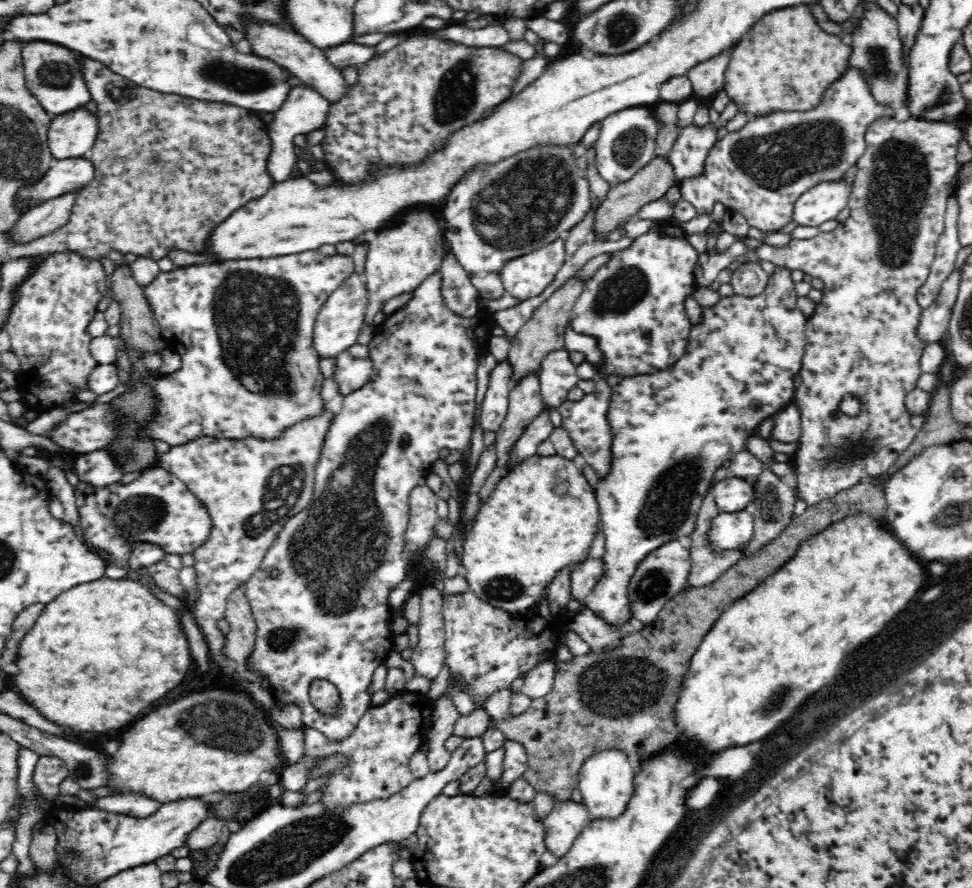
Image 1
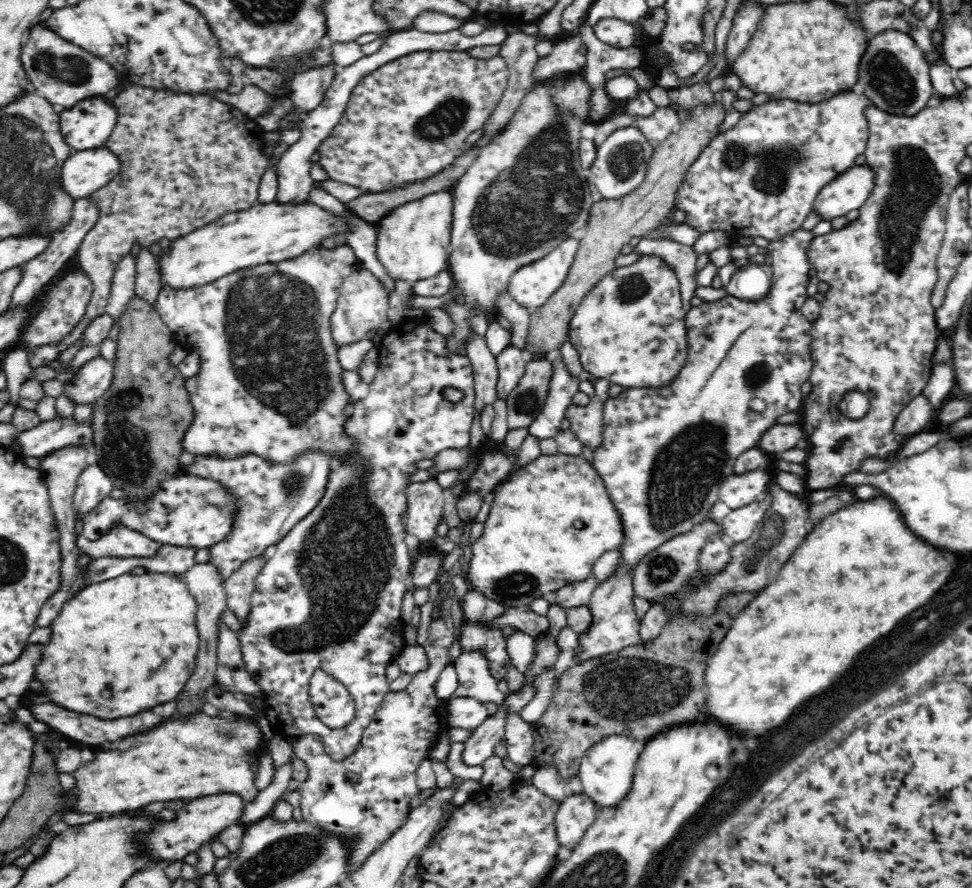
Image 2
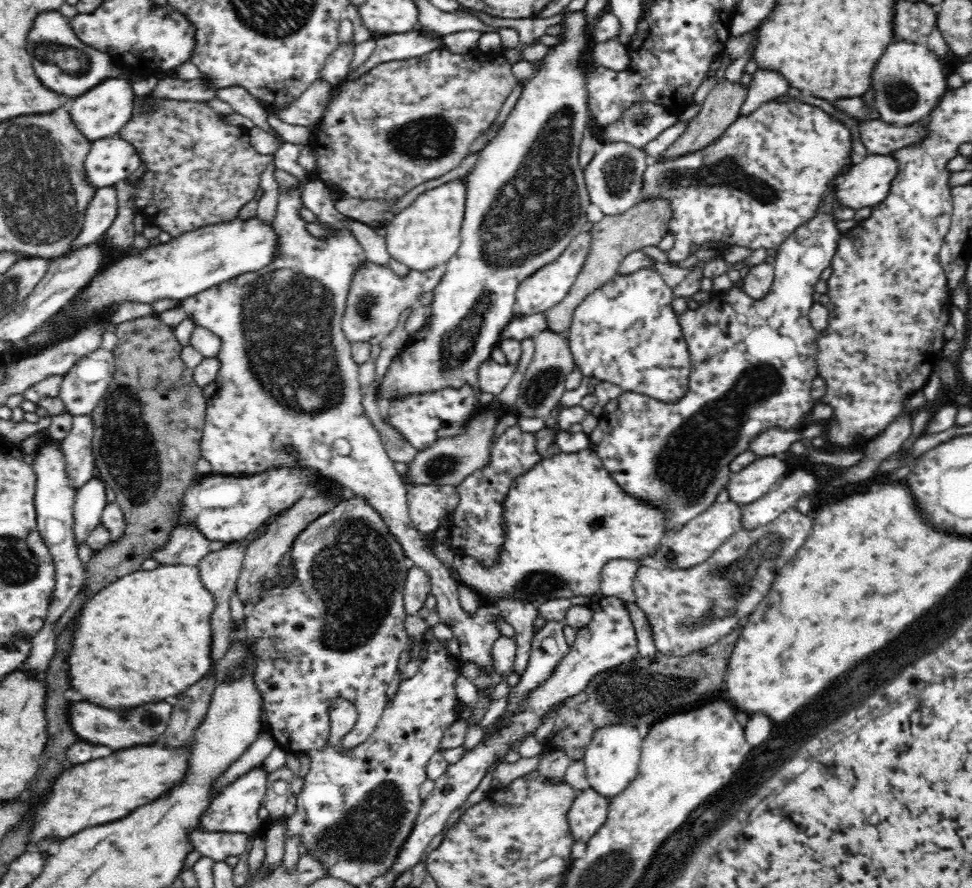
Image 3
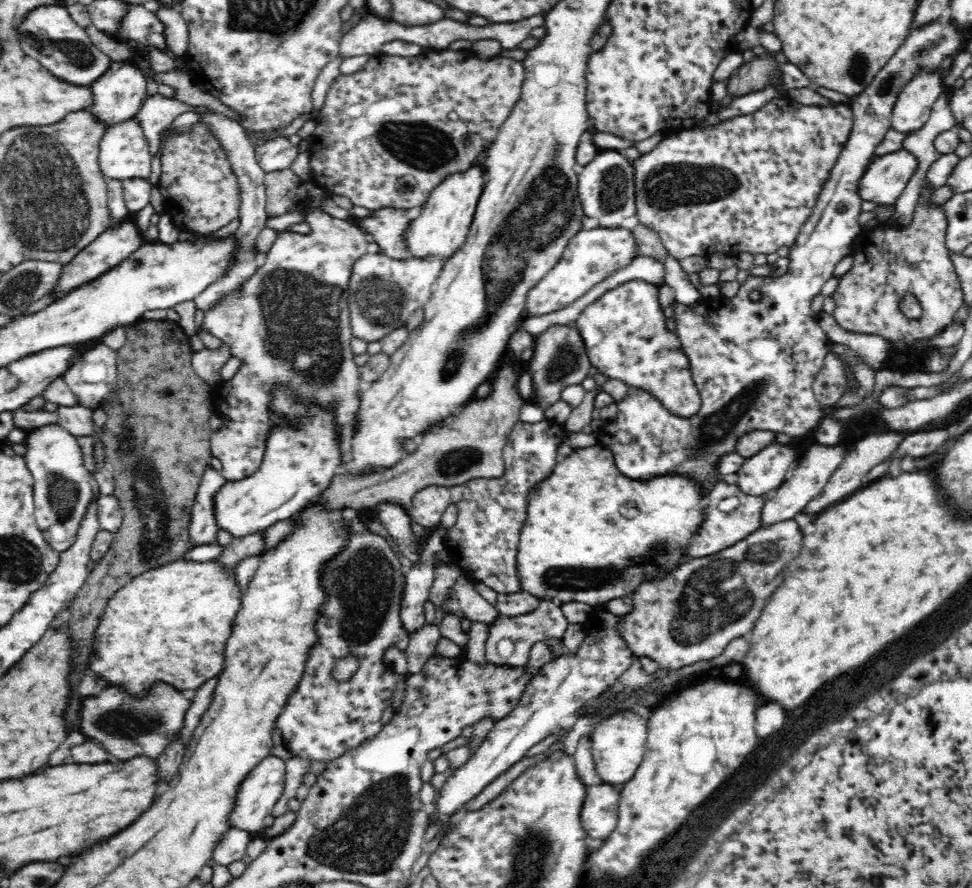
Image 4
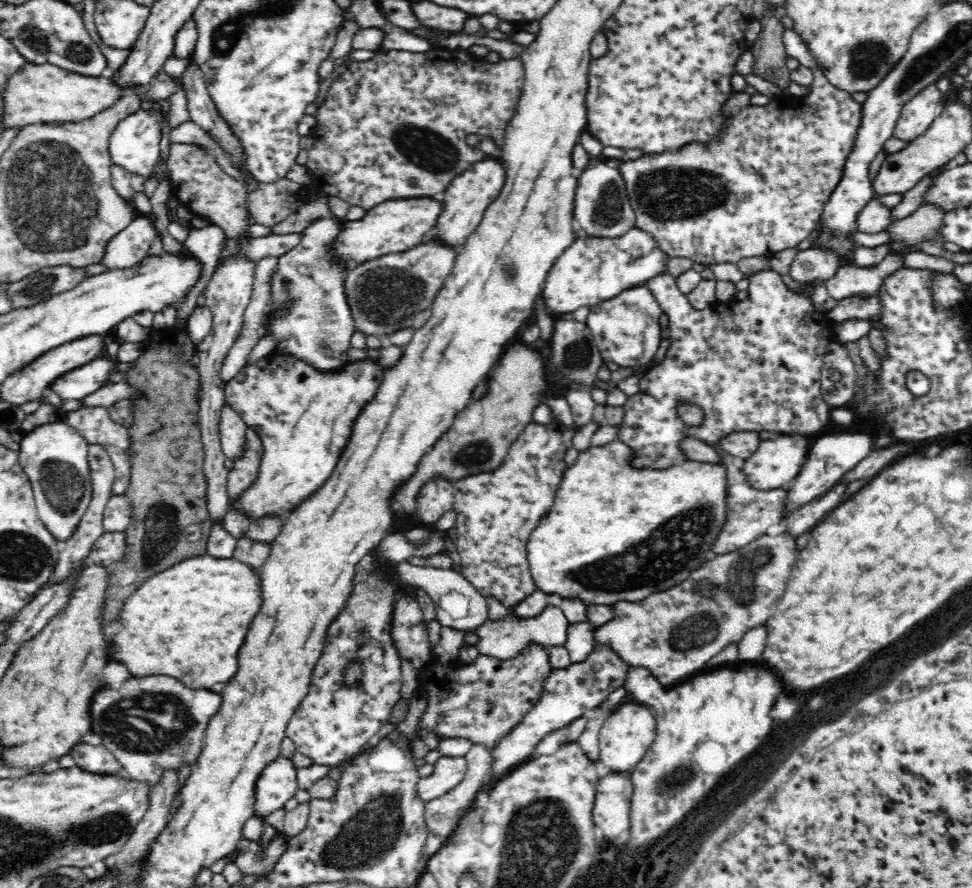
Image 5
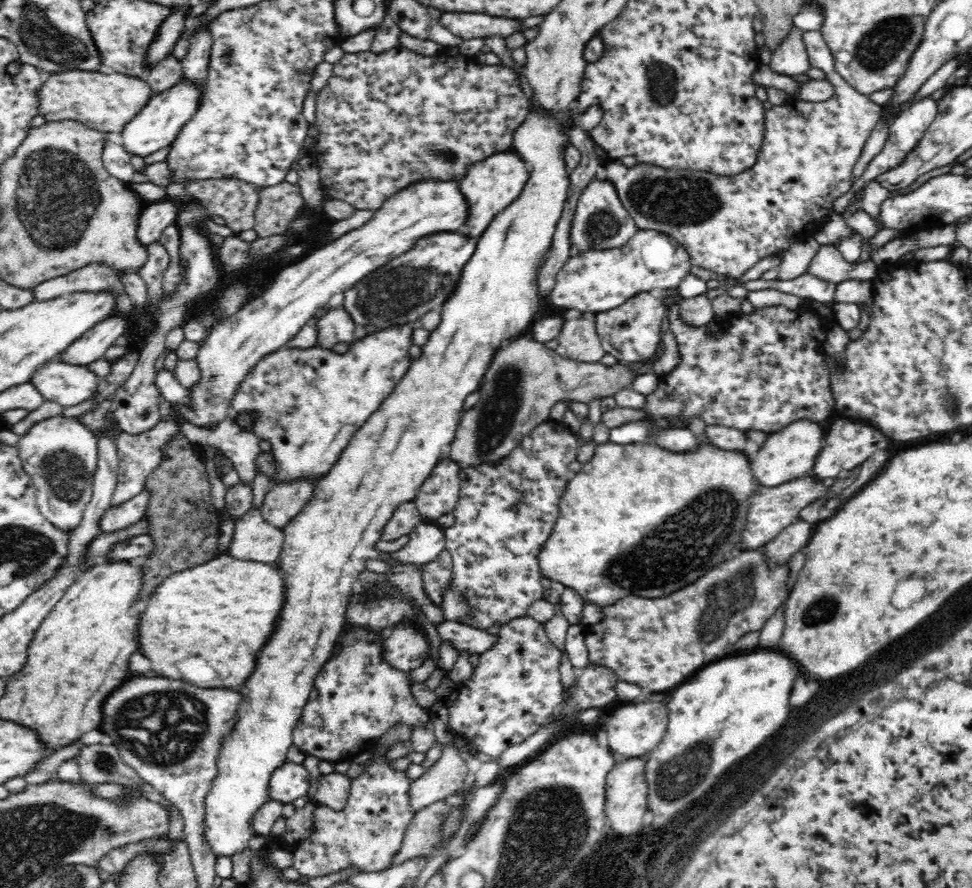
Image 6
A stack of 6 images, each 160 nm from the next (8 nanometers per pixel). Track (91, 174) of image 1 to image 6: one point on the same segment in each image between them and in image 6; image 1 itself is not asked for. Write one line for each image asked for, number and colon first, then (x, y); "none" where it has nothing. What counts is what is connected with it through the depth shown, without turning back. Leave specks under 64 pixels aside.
2: (86, 171)
3: (112, 159)
4: (124, 153)
5: (134, 145)
6: (159, 122)

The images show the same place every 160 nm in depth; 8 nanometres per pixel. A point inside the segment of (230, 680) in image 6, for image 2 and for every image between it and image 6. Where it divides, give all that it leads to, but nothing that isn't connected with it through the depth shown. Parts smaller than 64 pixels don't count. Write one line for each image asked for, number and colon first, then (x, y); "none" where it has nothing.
2: (118, 647)
3: (147, 636)
4: (171, 623)
5: (188, 621)

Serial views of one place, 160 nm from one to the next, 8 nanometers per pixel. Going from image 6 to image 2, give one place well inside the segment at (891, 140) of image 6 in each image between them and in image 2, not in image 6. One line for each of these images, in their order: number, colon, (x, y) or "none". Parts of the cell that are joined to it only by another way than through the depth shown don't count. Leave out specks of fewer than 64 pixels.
2: (894, 74)
3: (909, 81)
4: (912, 109)
5: (918, 113)

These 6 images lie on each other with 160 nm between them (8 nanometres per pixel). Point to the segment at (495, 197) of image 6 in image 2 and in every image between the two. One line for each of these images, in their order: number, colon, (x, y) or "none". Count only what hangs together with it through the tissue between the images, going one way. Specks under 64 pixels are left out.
2: (414, 240)
3: (425, 235)
4: (443, 225)
5: (466, 198)

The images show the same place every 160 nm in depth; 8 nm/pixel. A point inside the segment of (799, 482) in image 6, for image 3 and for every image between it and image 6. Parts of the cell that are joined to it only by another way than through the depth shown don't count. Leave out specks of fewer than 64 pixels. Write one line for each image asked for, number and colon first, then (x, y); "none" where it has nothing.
3: (694, 542)
4: (720, 530)
5: (751, 512)

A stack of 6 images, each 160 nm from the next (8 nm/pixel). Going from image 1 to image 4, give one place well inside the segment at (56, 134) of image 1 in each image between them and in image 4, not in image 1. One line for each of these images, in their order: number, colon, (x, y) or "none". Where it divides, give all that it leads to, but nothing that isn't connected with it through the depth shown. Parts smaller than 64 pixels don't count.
2: (88, 124)
3: (102, 111)
4: (118, 94)

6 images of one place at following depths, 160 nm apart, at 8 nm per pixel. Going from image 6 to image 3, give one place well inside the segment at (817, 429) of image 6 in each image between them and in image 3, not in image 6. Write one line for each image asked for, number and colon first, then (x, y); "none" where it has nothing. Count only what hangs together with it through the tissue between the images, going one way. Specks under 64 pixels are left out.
3: (747, 485)
4: (762, 474)
5: (776, 463)

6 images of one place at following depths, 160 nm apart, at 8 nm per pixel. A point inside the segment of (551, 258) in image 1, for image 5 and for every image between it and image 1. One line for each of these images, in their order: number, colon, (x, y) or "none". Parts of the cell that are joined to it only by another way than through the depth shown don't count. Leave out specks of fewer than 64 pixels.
2: (532, 286)
3: (550, 285)
4: (593, 255)
5: (593, 270)

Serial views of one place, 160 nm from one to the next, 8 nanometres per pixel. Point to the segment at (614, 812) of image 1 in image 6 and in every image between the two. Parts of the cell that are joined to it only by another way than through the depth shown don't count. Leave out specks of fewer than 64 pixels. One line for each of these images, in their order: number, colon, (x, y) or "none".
2: (606, 770)
3: (612, 757)
4: (618, 743)
5: (628, 733)
6: (633, 730)

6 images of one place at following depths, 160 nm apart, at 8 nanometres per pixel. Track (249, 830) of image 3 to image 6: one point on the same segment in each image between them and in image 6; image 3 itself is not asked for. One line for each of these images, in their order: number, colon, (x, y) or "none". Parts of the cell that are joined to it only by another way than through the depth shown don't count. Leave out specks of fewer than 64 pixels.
4: (258, 794)
5: (279, 782)
6: (291, 780)

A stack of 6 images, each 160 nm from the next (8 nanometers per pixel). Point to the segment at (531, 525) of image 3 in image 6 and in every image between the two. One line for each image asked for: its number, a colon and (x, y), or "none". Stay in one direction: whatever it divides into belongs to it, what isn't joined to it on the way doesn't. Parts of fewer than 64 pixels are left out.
4: (592, 534)
5: (616, 532)
6: (639, 519)

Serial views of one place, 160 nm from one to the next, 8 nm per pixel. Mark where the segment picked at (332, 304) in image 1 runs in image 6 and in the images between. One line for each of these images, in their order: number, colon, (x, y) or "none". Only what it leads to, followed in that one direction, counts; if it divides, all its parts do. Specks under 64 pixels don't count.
2: (363, 303)
3: (377, 297)
4: (383, 292)
5: (384, 295)
6: (406, 289)

